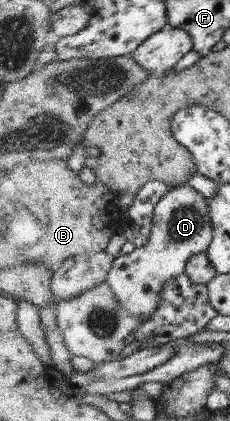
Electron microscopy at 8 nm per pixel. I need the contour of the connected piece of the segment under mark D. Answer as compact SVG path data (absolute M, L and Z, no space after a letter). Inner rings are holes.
M177 186L170 190L156 207L150 242L142 248L136 246L132 253L120 256L114 262L107 282L120 296L120 302L124 302L132 314L142 318L141 324L148 322L160 308L164 284L184 273L192 257L210 248L214 235L208 205L209 200L192 186Z

